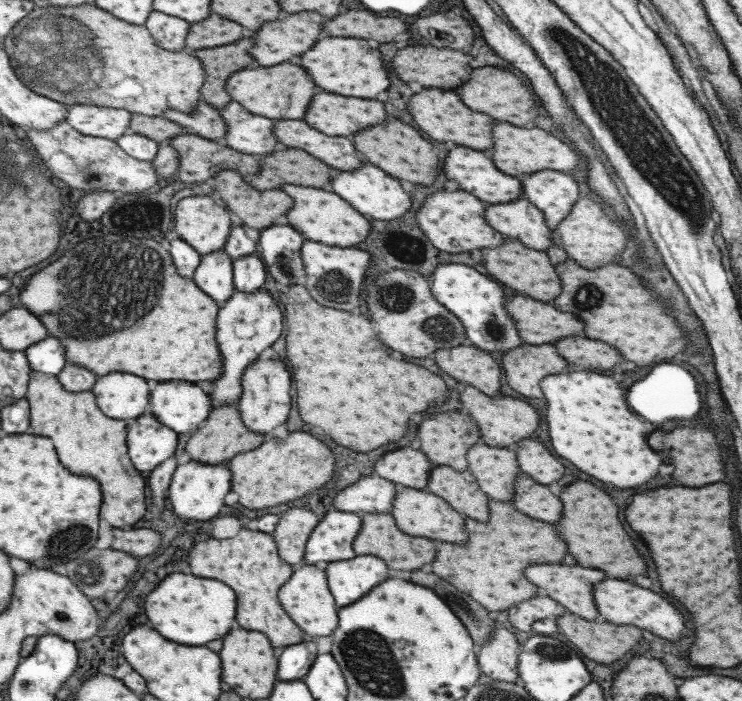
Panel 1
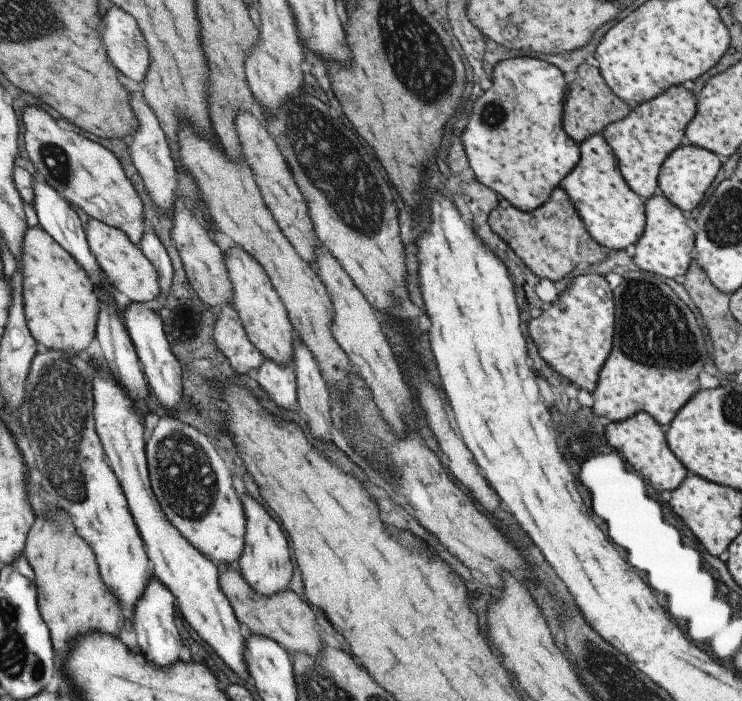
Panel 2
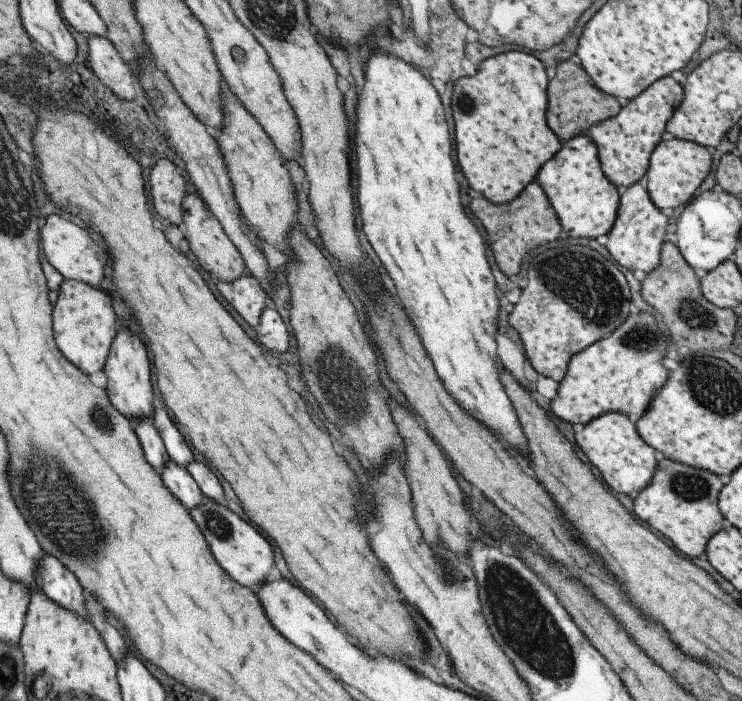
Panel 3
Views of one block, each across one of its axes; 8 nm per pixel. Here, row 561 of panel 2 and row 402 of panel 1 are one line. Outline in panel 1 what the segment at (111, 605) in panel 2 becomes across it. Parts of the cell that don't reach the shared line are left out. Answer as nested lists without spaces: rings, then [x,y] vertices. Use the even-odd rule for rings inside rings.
[[[30,370],[24,397],[29,409],[29,428],[37,436],[47,436],[57,452],[59,462],[77,476],[91,476],[103,492],[99,518],[115,528],[131,527],[145,514],[145,480],[133,468],[127,456],[127,423],[107,418],[96,406],[90,390],[67,392],[56,376]]]

